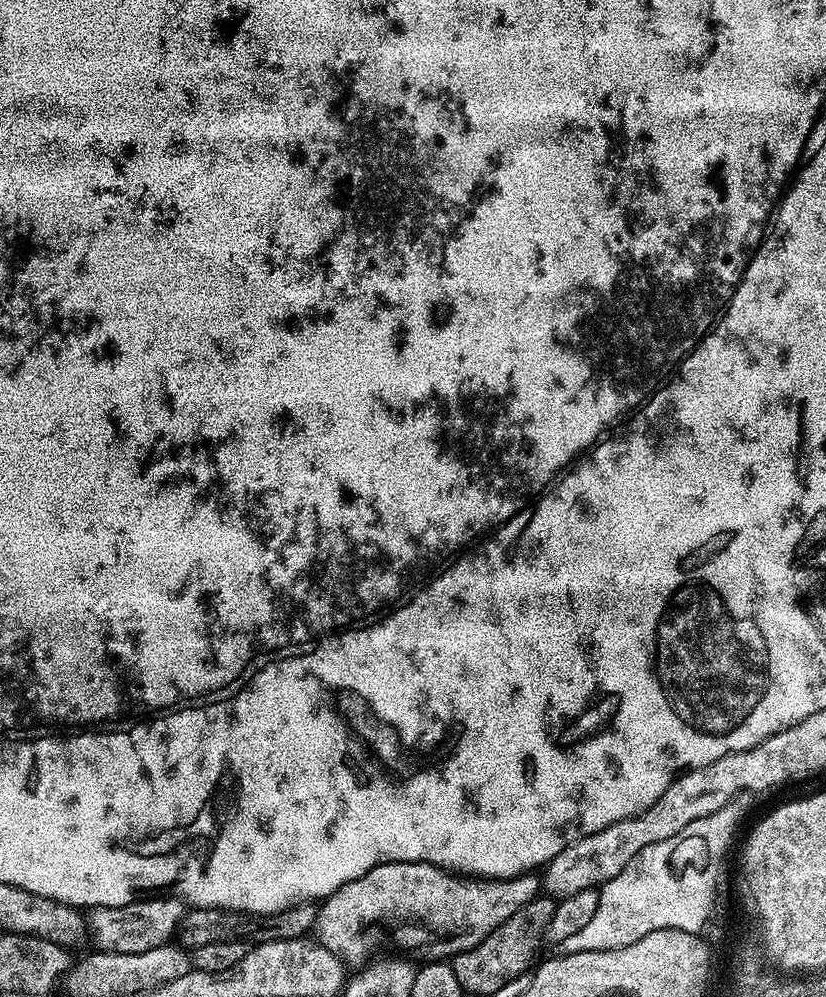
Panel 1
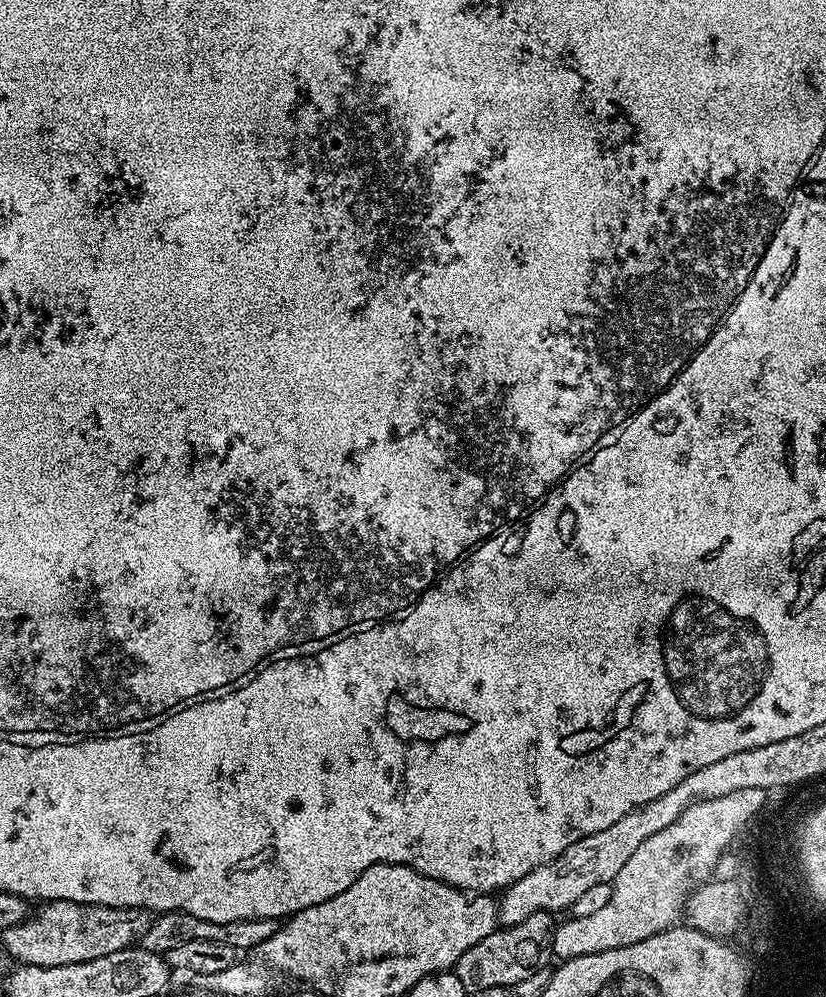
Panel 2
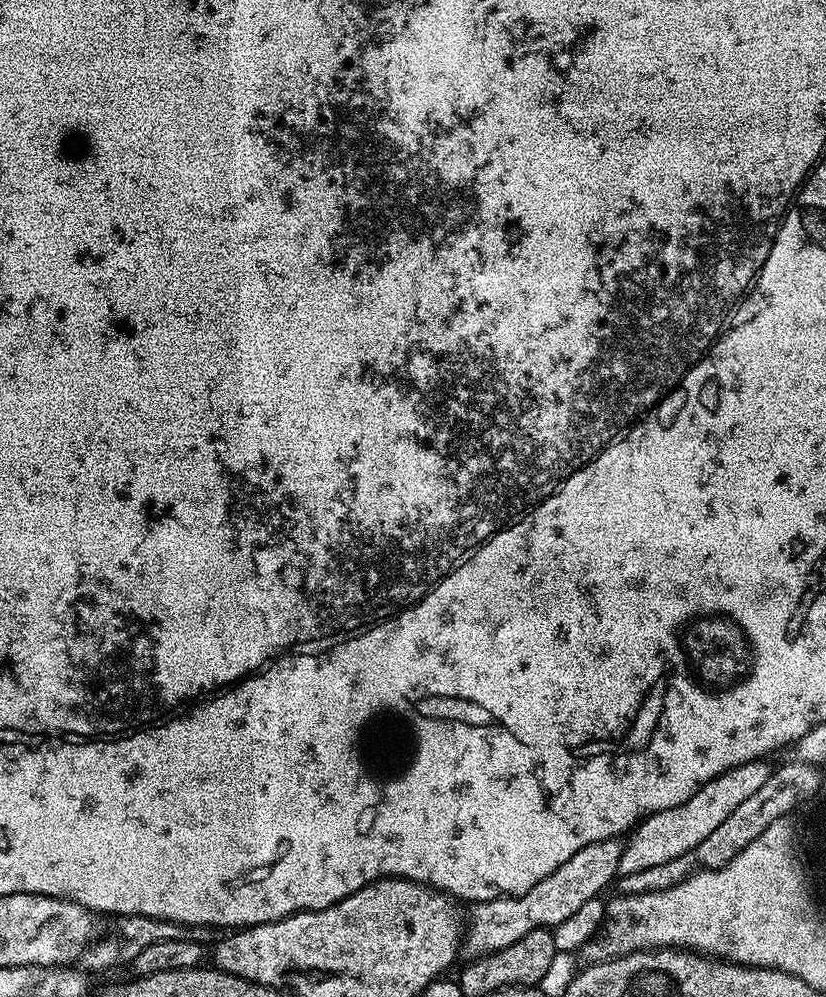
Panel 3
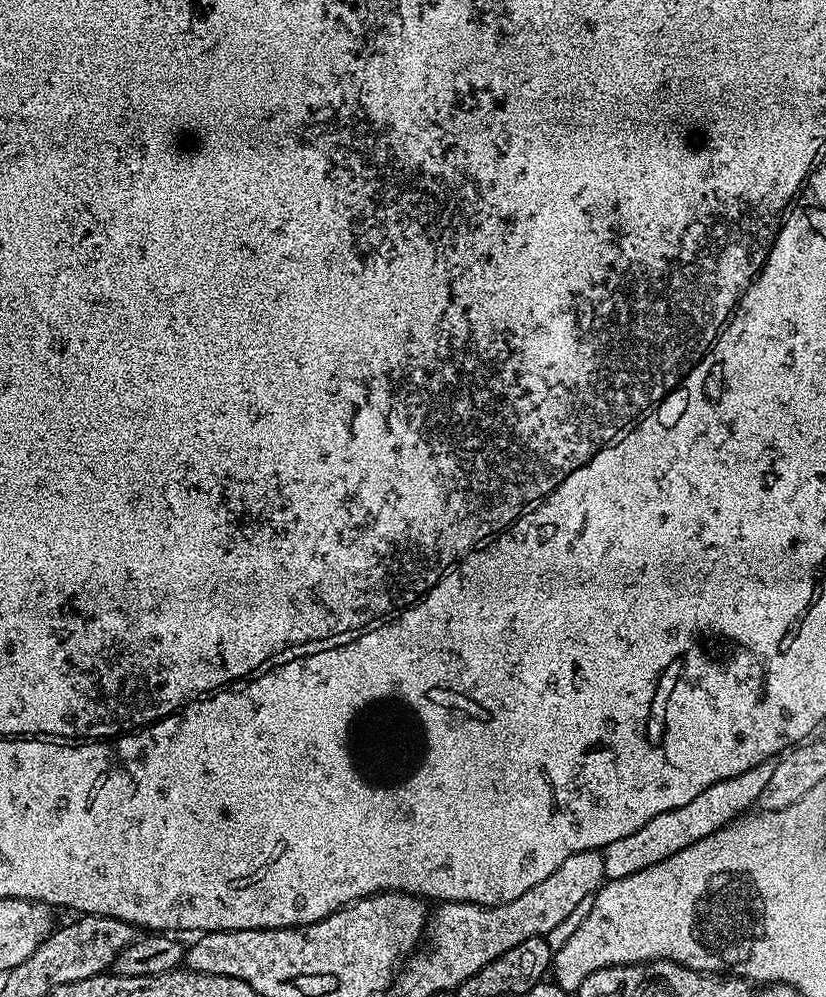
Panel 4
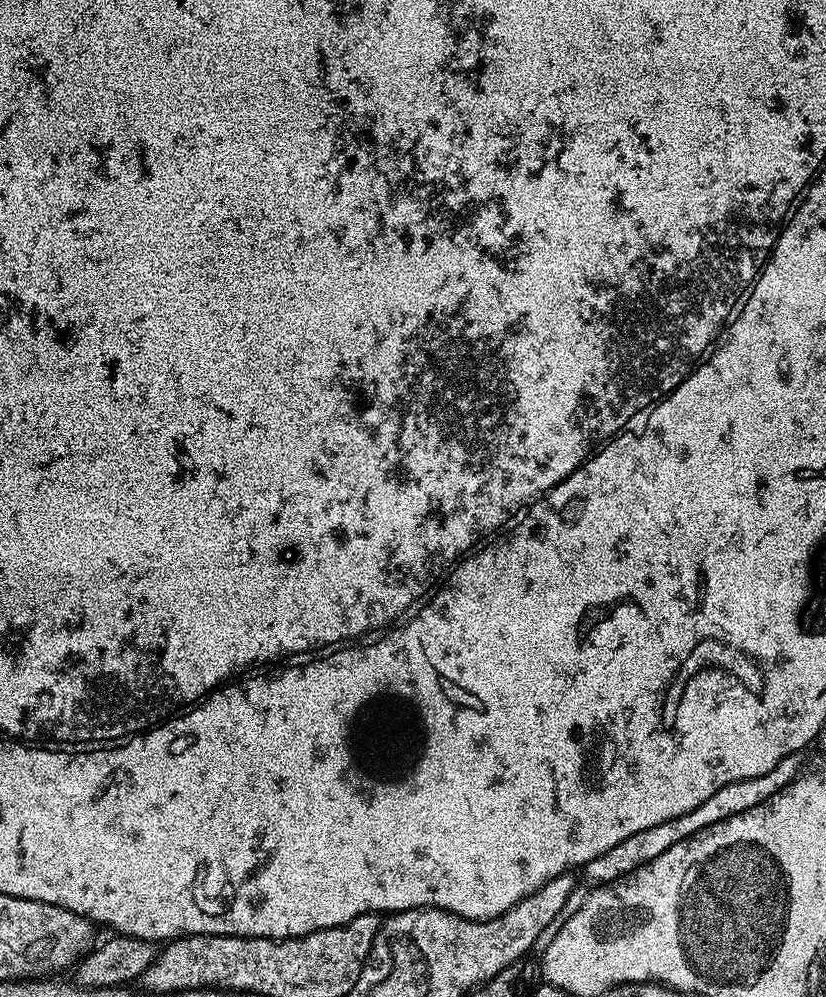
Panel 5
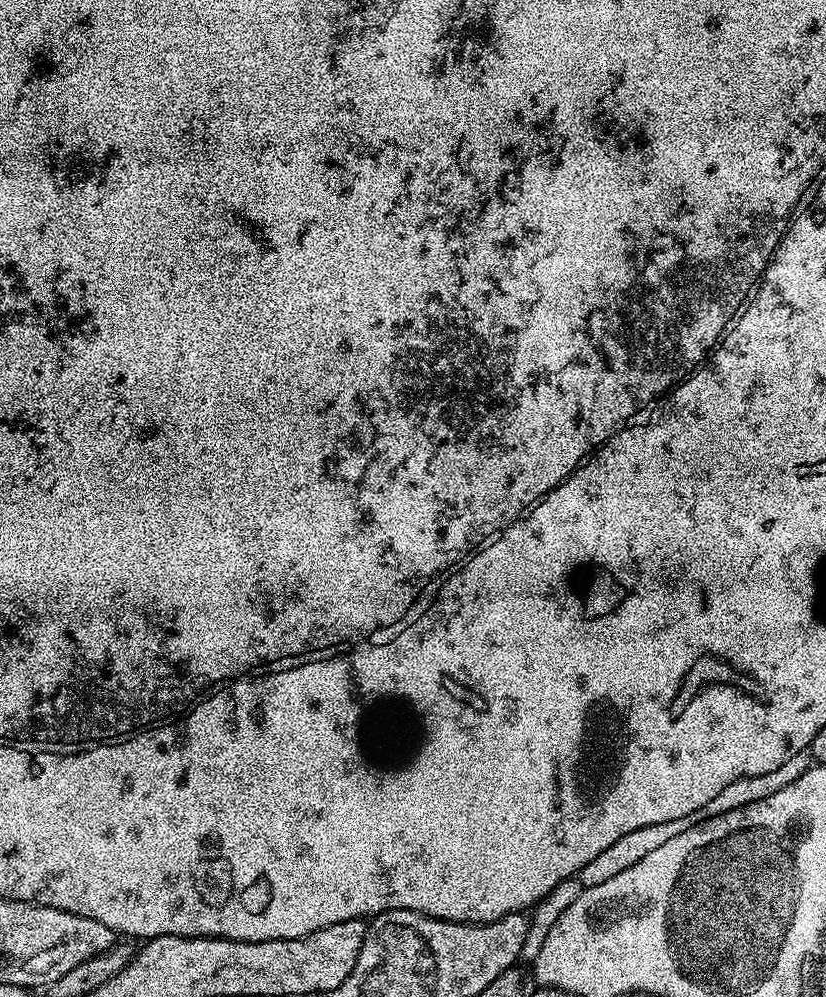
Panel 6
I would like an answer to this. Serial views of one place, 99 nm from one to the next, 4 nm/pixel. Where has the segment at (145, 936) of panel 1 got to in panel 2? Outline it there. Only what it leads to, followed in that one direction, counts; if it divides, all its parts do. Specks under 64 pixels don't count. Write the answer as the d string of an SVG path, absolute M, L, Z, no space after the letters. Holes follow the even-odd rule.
M49 900L41 903L40 908L35 909L34 915L26 920L23 920L21 924L15 924L5 929L2 933L2 946L8 951L9 957L13 961L20 964L33 964L34 966L70 966L74 962L90 962L94 958L106 958L106 954L114 954L118 950L123 948L131 948L139 941L148 927L151 926L154 916L153 913L143 908L115 908L114 906L102 906L101 904L79 904L78 902L70 902L69 900Z

